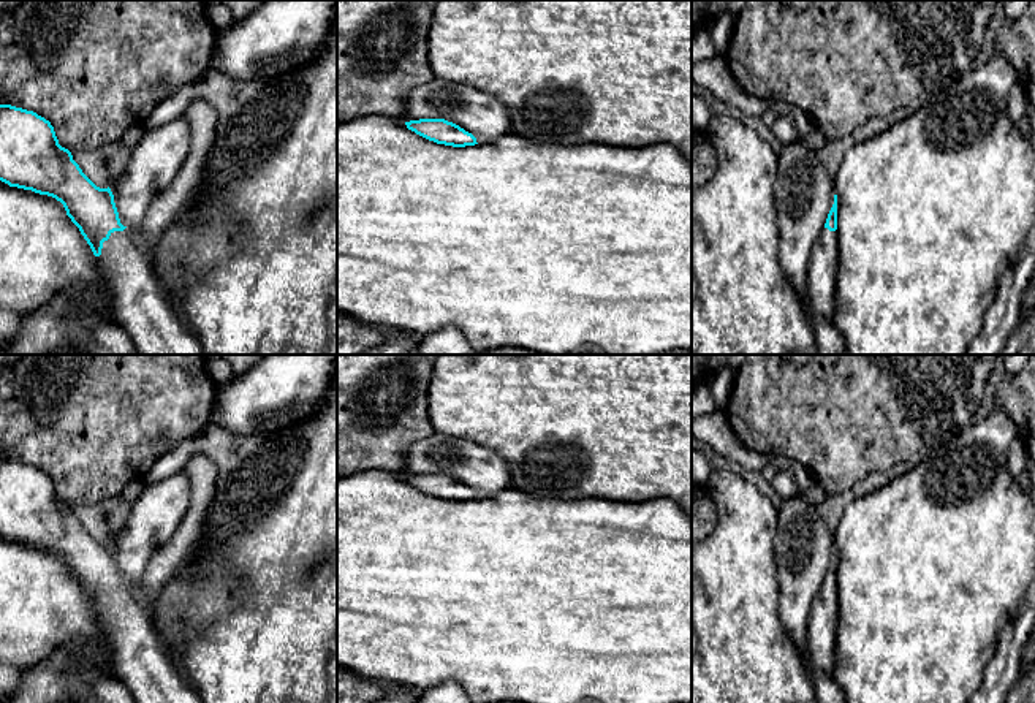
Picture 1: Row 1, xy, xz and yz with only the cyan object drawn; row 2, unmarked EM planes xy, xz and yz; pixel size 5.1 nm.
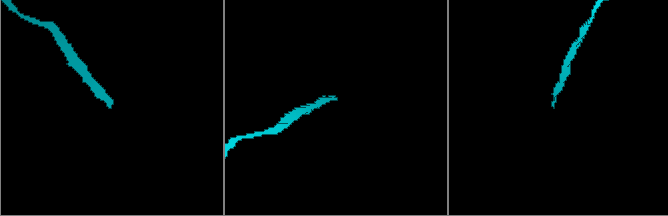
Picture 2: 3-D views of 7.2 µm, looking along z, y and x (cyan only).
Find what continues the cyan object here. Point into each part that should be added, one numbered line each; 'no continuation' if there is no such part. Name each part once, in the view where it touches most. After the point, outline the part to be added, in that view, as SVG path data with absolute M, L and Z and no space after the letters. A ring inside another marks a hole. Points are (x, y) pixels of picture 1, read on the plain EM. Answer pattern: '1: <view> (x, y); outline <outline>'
1: xy (136, 657); outline M139 584L111 587L95 618L114 674L136 703L201 703L160 644Z

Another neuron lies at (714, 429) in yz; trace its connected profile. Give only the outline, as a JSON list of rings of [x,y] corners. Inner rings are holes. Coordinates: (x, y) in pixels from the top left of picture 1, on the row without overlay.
[[[725,410],[692,420],[692,435],[701,445],[709,445],[728,462],[742,467],[744,472],[761,472],[766,466],[772,466],[777,472],[790,470],[801,491],[817,484],[812,475],[798,462],[745,448],[734,435]]]

